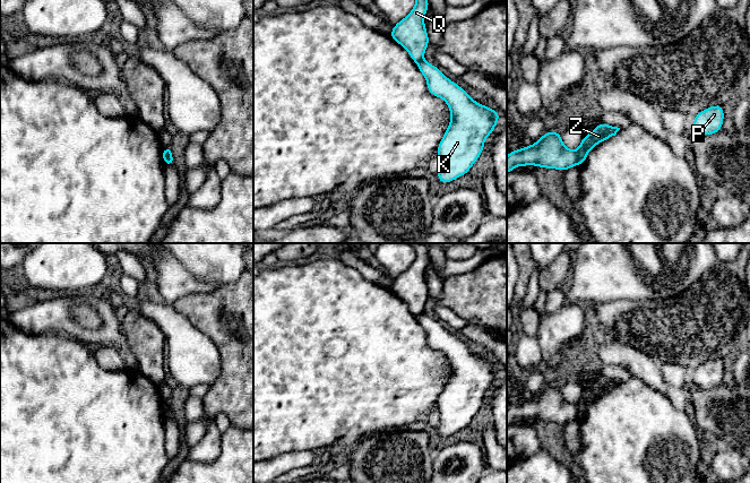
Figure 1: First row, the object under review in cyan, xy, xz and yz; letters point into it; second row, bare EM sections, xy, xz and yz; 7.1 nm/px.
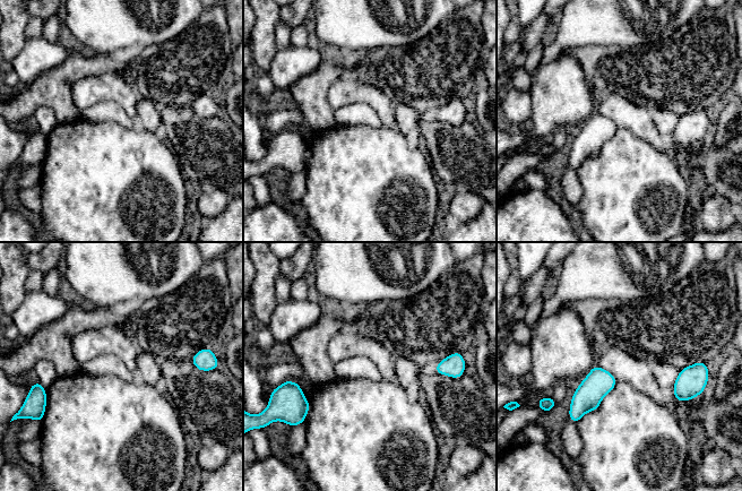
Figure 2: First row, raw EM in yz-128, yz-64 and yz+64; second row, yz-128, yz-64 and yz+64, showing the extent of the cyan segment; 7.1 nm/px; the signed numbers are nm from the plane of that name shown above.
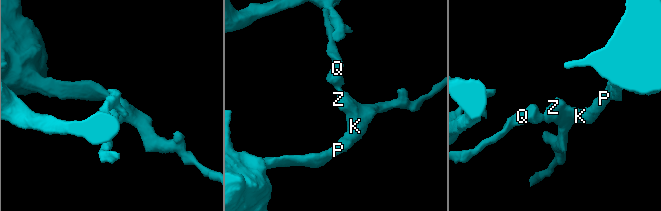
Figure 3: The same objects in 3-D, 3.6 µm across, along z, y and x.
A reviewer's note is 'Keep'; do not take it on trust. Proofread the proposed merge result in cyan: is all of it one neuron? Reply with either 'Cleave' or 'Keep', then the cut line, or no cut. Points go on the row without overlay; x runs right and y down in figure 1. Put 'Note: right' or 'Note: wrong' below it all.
Cleave. Split along yz (576, 404), (578, 417)
Note: wrong

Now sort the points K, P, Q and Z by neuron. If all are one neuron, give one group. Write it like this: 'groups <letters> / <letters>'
groups K P Z / Q

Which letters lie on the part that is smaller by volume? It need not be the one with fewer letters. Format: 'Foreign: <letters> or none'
Foreign: Q

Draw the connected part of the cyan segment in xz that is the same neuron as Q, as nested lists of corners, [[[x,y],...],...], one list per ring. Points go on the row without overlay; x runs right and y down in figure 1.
[[[410,243],[416,253],[411,266],[399,274],[389,287],[390,291],[408,304],[415,316],[423,313],[425,303],[430,297],[424,278],[424,270],[430,260],[428,248],[420,243]]]

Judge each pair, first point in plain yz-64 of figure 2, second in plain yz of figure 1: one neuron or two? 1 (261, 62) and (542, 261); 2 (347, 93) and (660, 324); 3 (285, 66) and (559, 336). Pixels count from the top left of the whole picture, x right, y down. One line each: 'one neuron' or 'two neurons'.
1: two neurons
2: two neurons
3: one neuron

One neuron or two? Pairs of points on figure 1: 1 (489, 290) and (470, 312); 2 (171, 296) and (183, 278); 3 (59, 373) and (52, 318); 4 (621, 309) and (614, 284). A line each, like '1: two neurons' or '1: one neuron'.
1: one neuron
2: one neuron
3: two neurons
4: two neurons

